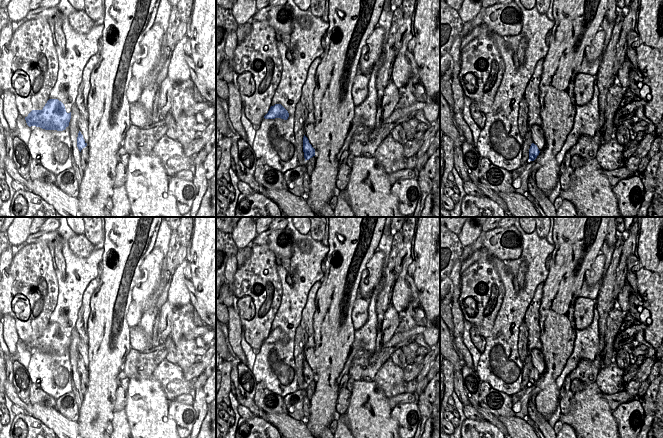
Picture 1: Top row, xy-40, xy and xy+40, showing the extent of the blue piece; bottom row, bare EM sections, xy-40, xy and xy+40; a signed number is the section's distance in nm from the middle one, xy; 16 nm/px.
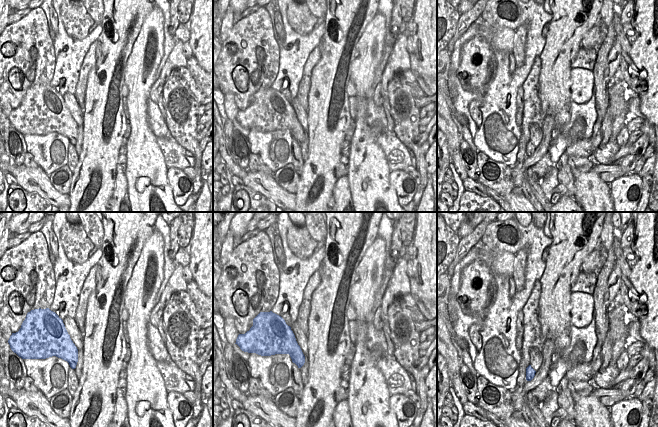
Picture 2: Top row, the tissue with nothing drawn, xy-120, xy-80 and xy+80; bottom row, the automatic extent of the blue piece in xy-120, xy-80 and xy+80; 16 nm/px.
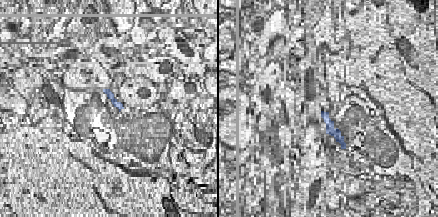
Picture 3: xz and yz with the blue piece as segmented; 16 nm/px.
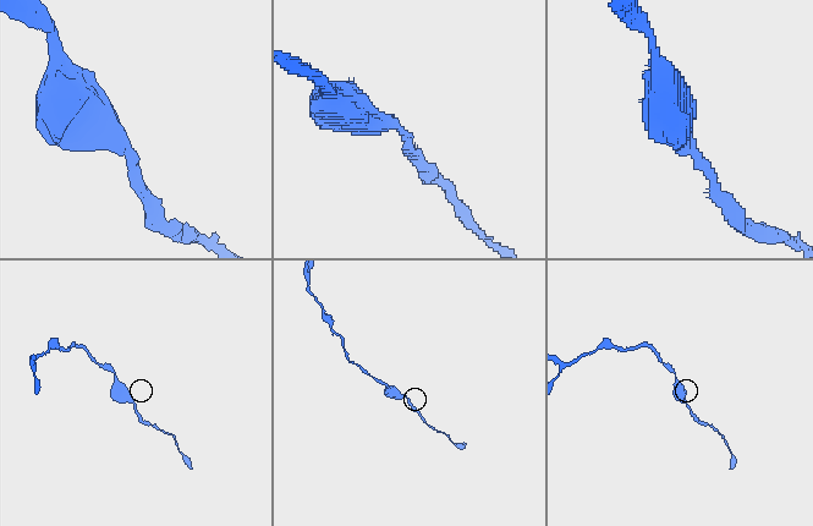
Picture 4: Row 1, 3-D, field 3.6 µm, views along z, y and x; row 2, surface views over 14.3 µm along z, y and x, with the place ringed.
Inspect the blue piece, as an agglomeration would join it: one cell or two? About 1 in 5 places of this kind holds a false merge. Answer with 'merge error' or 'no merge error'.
no merge error

